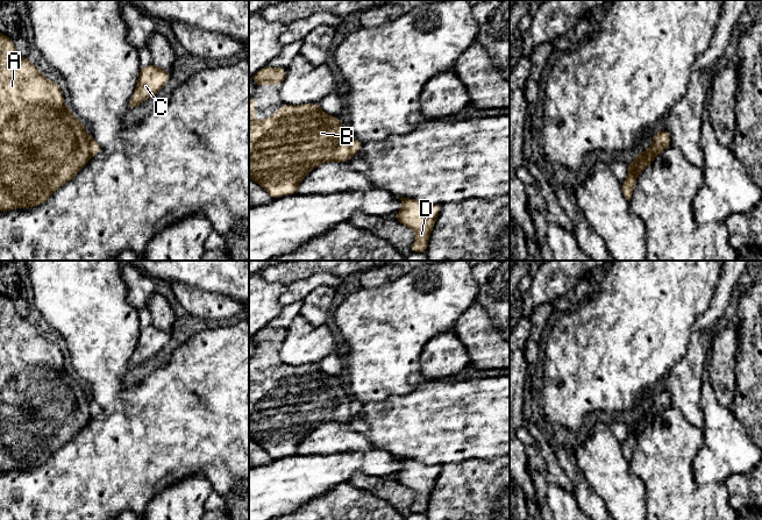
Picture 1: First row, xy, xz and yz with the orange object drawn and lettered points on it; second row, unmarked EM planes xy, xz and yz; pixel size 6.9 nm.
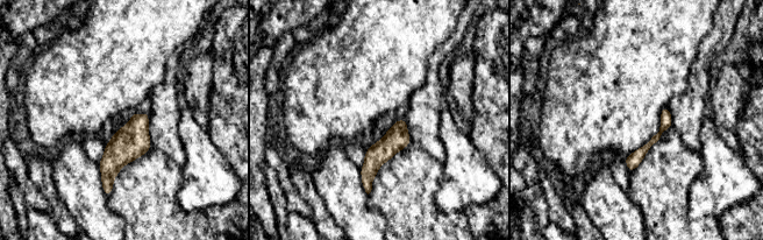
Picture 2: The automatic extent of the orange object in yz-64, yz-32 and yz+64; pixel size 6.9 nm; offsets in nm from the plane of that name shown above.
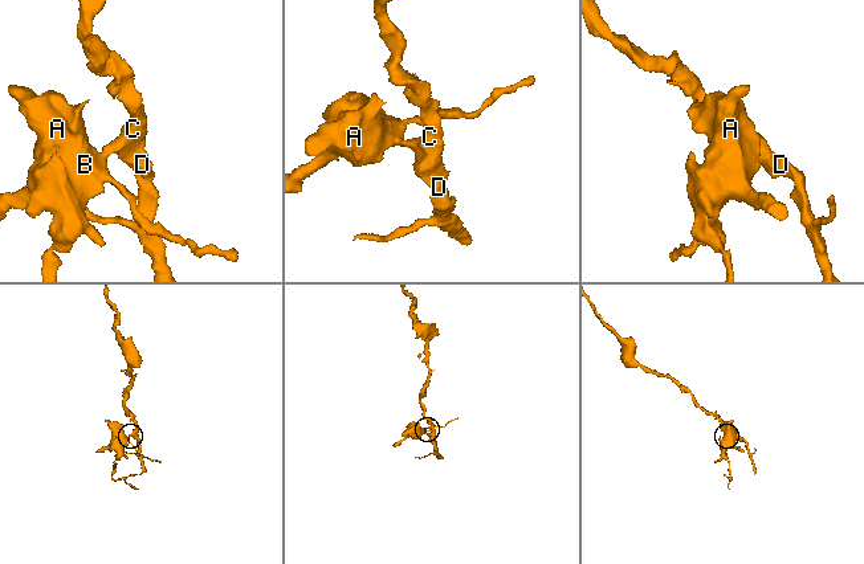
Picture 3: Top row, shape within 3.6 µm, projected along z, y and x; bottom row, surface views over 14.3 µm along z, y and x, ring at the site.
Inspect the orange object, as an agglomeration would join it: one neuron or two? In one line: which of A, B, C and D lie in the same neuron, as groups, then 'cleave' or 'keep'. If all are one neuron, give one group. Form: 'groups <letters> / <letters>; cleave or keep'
groups A B / C D; cleave

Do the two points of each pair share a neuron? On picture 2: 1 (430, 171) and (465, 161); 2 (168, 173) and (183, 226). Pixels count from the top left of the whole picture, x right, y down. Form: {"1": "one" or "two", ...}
{"1": "two", "2": "one"}

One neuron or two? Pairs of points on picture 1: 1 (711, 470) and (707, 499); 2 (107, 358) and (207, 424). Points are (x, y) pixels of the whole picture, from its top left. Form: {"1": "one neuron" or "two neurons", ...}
{"1": "two neurons", "2": "two neurons"}

